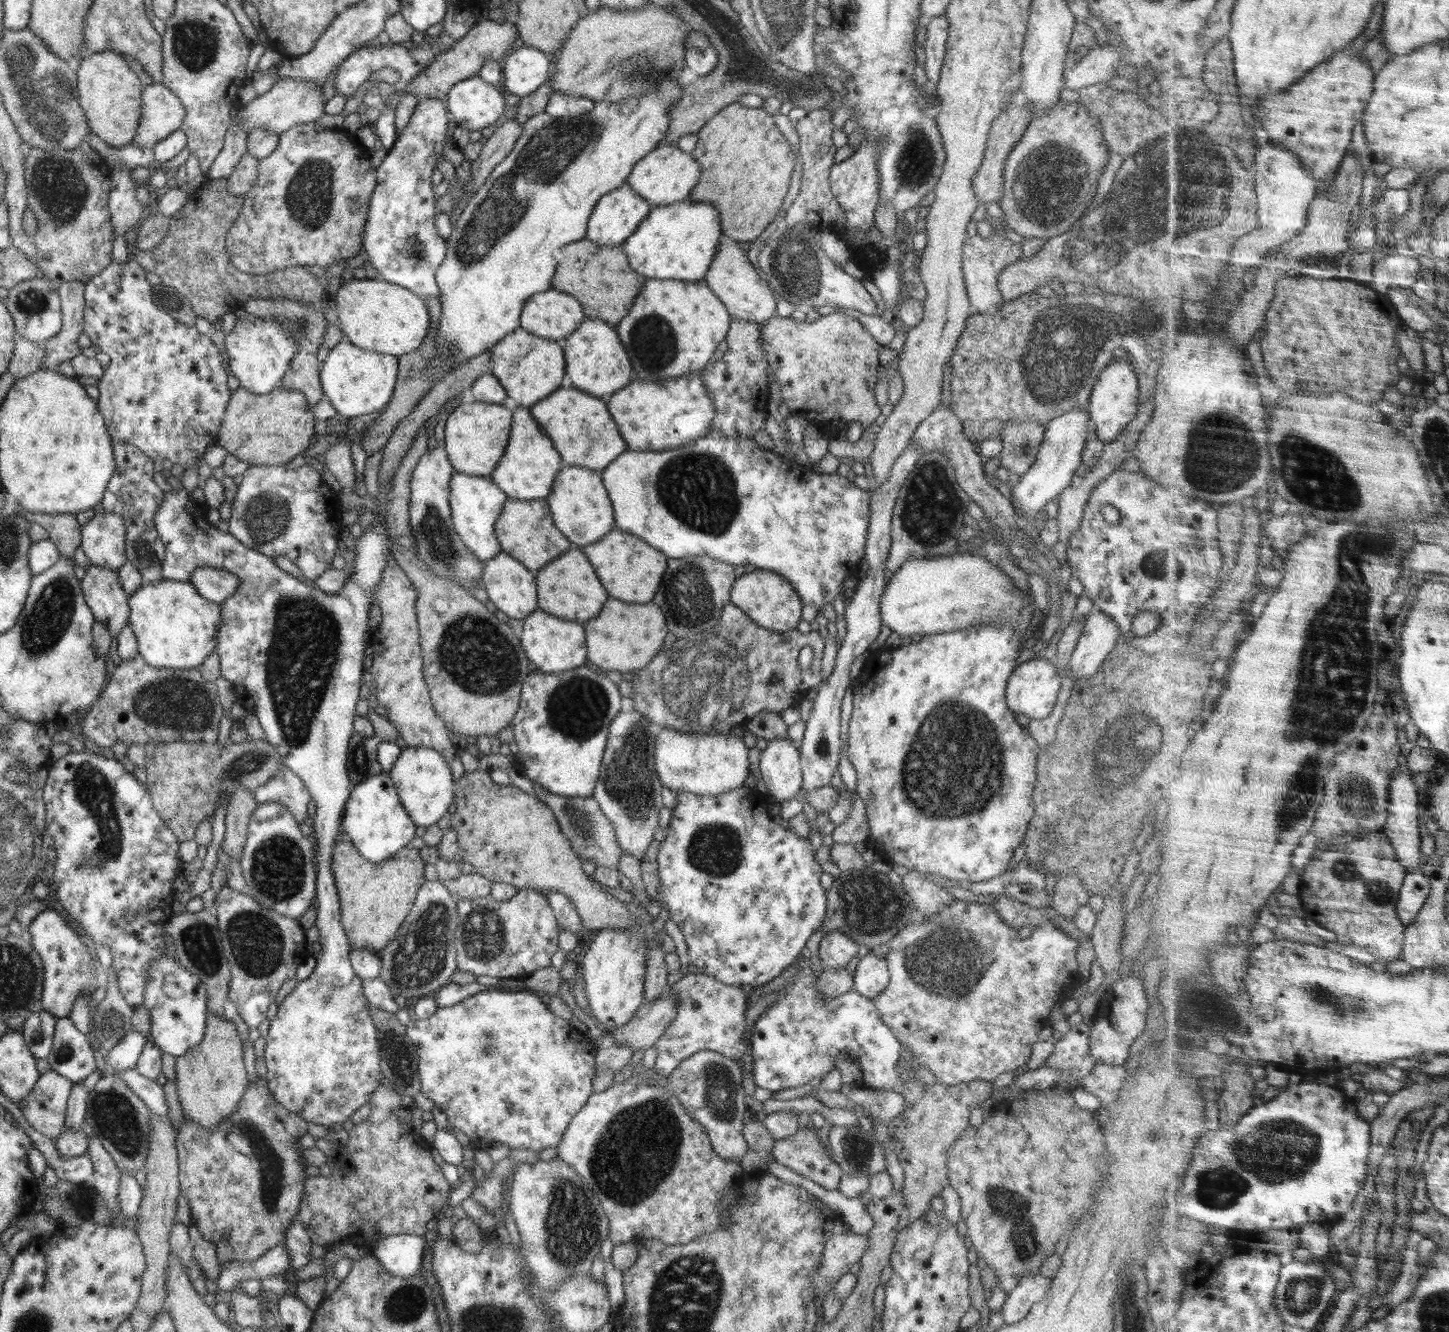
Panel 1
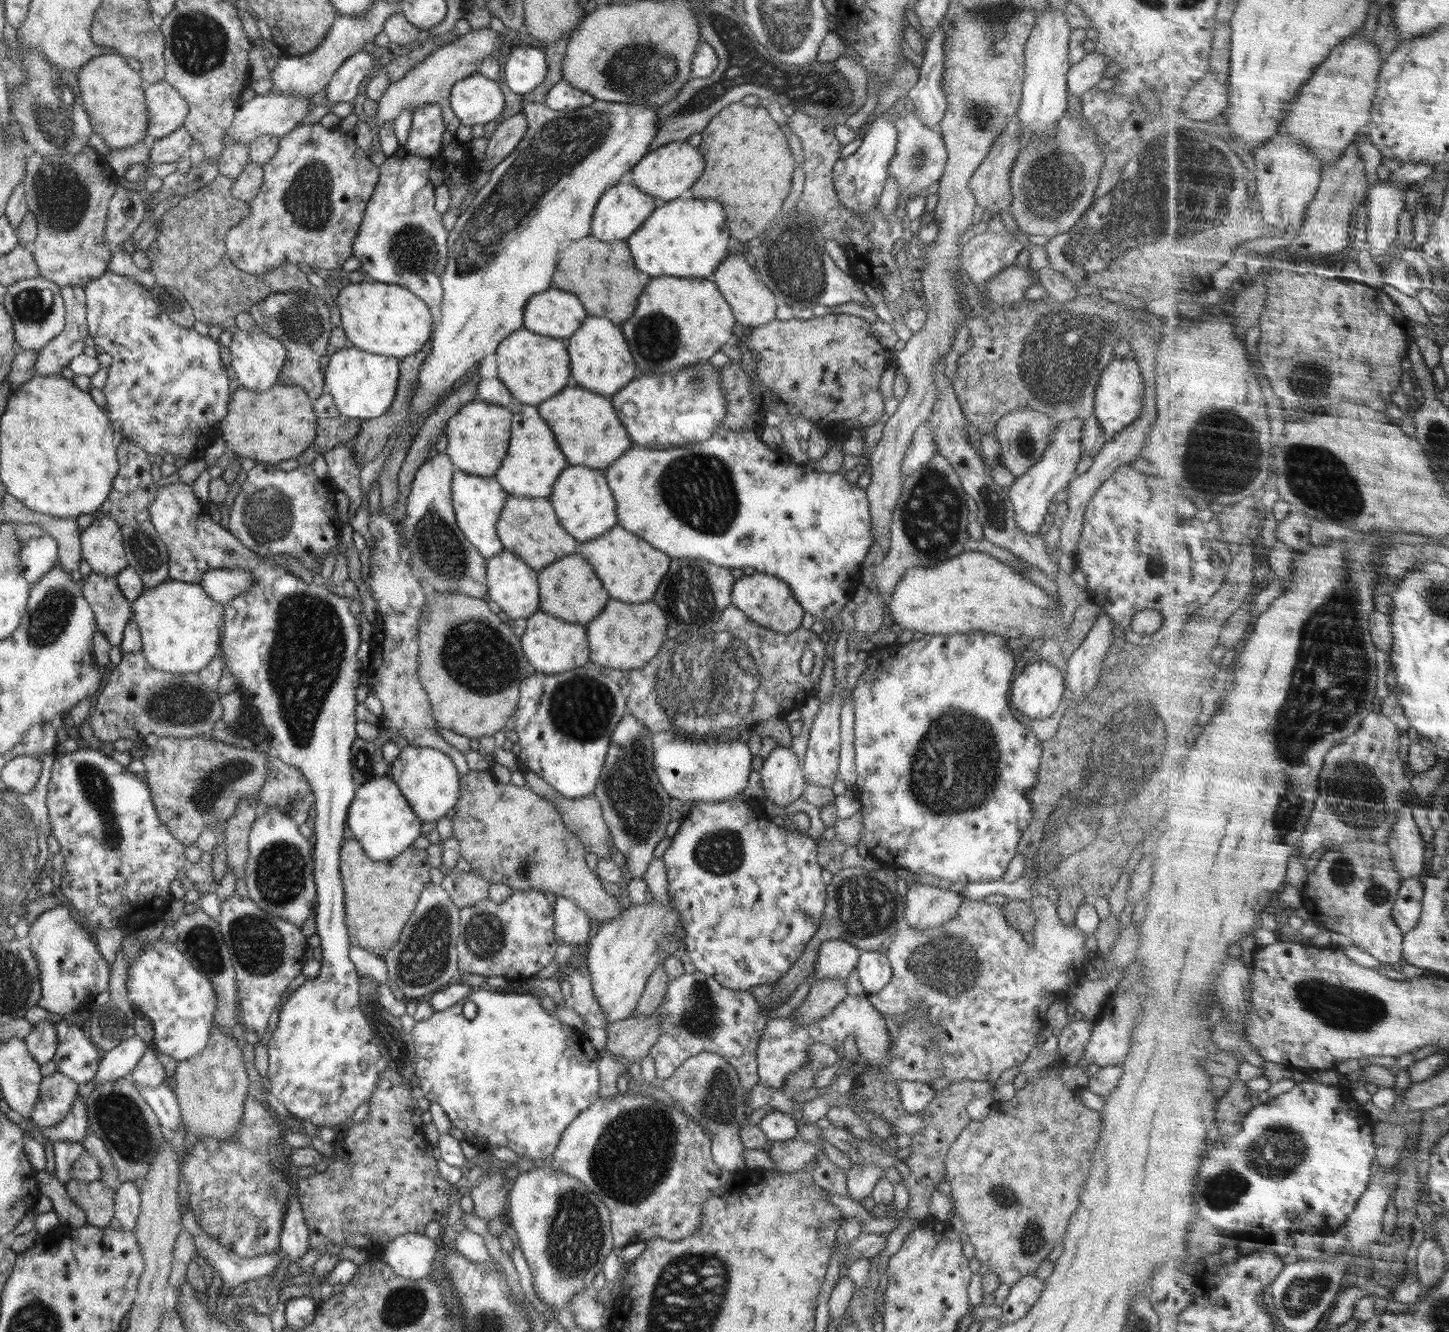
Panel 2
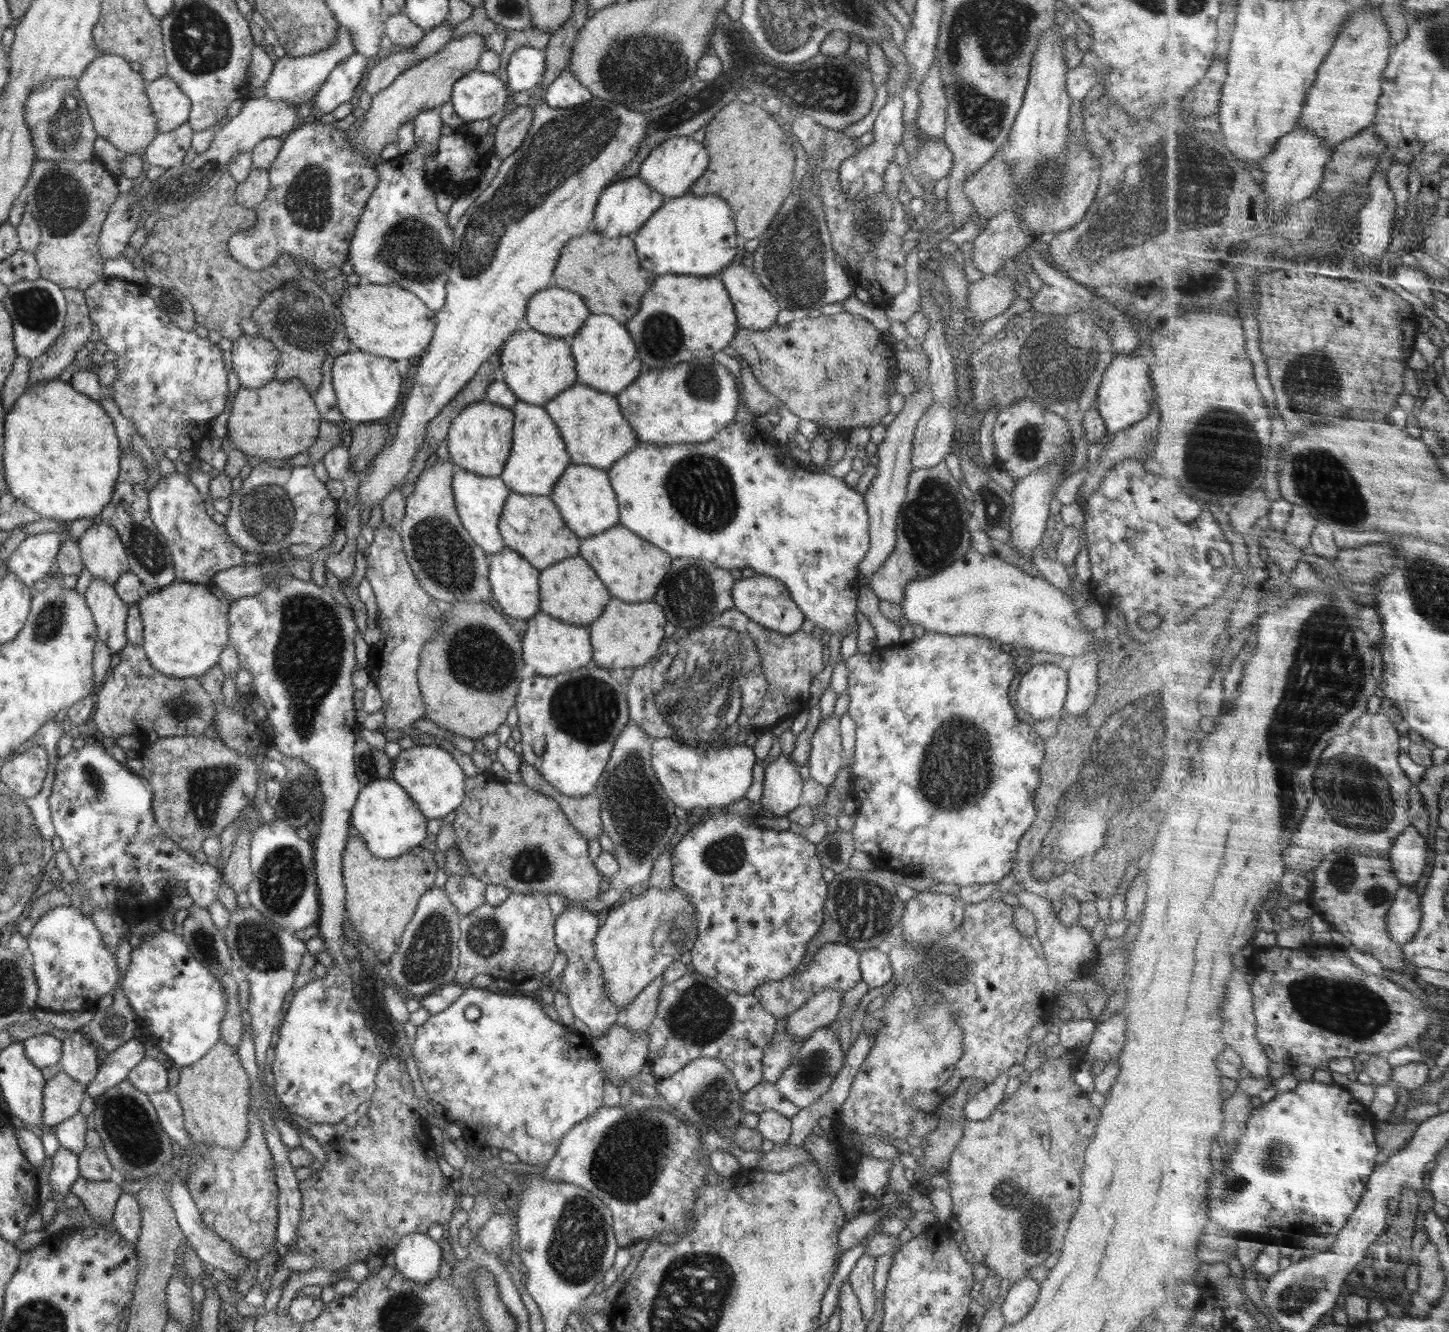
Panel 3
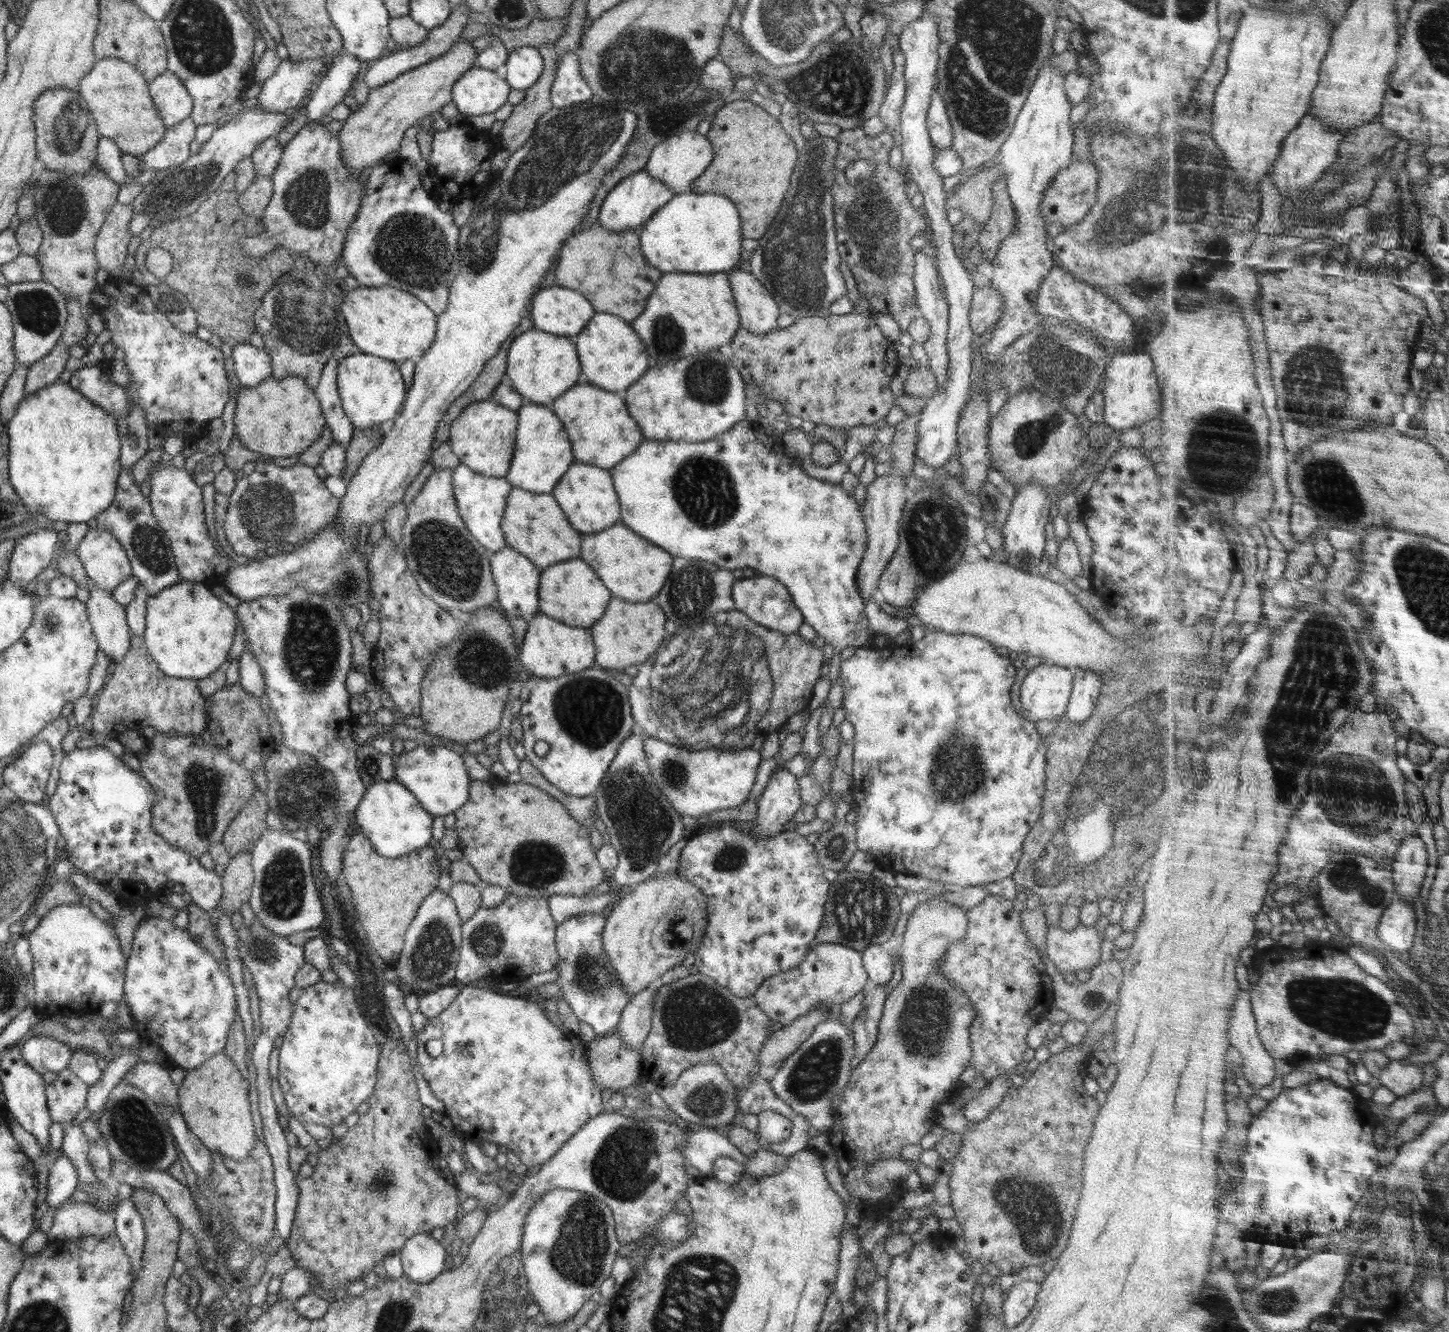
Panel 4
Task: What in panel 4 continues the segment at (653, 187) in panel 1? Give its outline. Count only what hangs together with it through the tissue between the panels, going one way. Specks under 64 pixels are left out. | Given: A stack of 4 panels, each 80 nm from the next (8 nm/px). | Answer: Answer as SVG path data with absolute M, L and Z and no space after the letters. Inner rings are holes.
M697 129L683 130L659 142L652 149L644 169L652 178L665 182L674 194L682 194L708 168L710 160L714 158L712 150L706 135L698 133Z

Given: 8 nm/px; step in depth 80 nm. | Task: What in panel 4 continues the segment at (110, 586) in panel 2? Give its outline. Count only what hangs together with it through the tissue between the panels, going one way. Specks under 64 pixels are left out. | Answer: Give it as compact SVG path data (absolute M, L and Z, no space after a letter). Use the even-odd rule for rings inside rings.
M96 583L89 584L89 598L85 602L95 639L106 656L118 662L130 650L130 627L125 608L118 604L111 592Z

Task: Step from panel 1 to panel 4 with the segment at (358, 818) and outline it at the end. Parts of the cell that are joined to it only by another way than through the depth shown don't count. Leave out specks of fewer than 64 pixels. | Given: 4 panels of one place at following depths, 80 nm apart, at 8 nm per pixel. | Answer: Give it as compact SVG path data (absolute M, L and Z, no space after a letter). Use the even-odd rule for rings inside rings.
M380 781L367 788L355 809L356 824L369 838L380 856L396 858L420 849L430 842L434 817L430 815L412 792L397 781Z

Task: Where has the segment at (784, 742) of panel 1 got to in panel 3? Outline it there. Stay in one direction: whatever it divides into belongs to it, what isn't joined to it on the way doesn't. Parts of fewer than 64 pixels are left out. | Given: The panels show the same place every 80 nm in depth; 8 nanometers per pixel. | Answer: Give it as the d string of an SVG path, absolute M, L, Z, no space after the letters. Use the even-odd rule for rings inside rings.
M781 753L766 766L760 803L763 811L772 812L773 818L787 817L801 804L803 780L794 763L791 757Z

